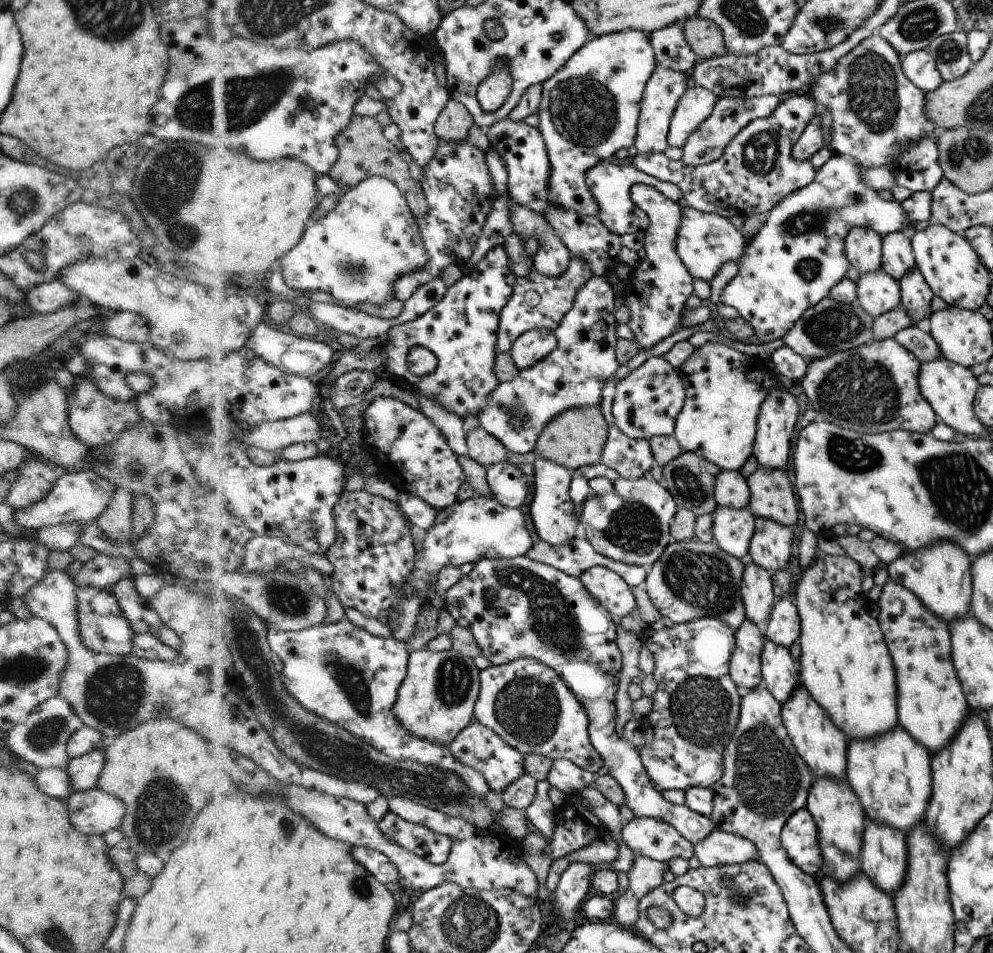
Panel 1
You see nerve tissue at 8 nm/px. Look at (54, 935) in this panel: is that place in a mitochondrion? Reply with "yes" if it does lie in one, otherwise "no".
yes

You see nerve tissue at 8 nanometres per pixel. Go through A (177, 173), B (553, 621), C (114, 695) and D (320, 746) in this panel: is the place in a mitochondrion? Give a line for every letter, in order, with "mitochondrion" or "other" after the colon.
A: mitochondrion
B: mitochondrion
C: mitochondrion
D: mitochondrion

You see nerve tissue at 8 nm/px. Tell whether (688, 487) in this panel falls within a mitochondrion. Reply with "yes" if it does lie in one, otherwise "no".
yes

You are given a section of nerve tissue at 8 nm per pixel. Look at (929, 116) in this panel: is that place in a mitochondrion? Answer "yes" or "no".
no

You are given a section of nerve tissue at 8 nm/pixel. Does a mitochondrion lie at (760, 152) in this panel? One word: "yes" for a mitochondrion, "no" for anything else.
yes

